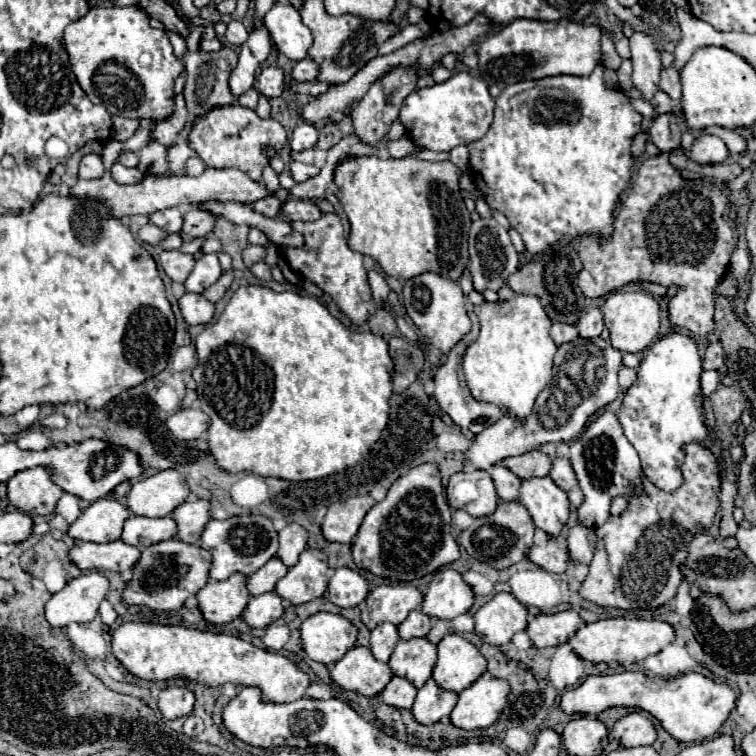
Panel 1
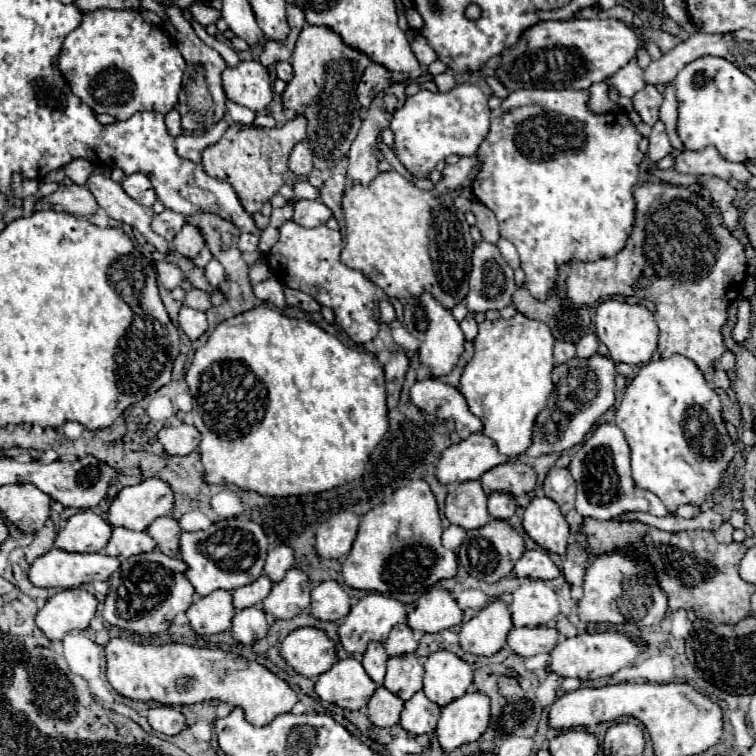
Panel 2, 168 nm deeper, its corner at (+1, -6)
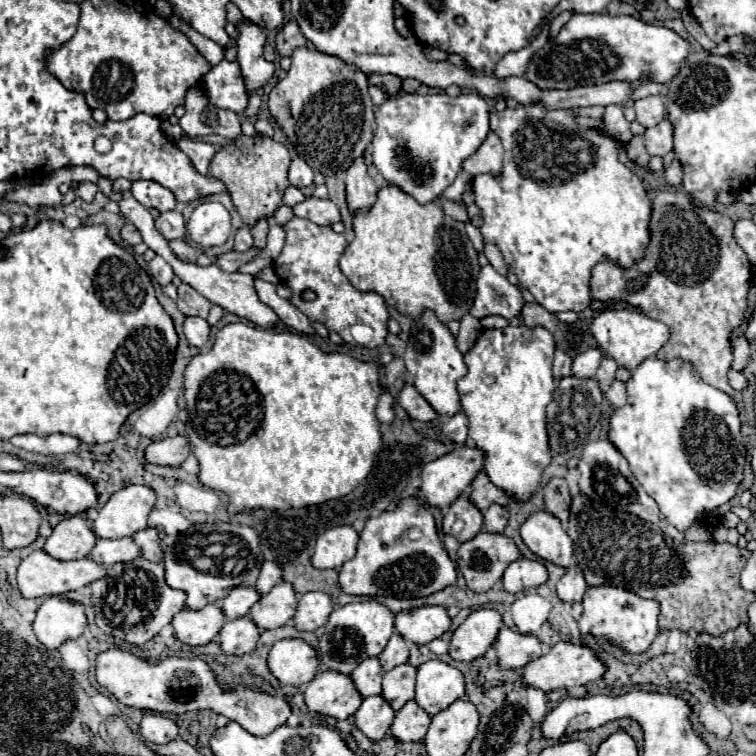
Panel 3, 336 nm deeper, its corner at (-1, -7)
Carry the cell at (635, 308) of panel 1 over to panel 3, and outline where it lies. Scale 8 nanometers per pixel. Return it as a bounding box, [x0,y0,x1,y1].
[590,309,670,369]

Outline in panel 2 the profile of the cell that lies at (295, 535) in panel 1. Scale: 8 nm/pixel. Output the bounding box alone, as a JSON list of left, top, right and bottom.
[264,546,294,582]

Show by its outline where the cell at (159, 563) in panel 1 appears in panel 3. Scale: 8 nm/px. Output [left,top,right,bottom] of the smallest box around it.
[90,557,184,645]

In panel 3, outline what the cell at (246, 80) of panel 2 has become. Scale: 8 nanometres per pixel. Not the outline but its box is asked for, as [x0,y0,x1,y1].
[200,59,250,113]

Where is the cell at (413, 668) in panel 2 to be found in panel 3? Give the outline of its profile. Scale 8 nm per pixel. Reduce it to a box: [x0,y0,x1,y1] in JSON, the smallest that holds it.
[382,663,416,711]

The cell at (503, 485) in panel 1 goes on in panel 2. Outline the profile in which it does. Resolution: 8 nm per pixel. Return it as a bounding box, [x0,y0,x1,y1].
[488,494,516,520]

